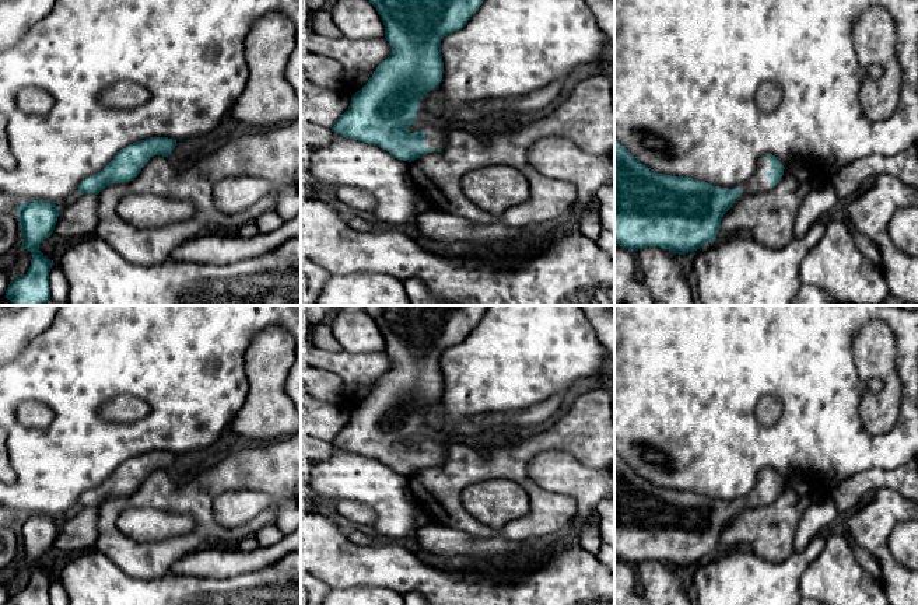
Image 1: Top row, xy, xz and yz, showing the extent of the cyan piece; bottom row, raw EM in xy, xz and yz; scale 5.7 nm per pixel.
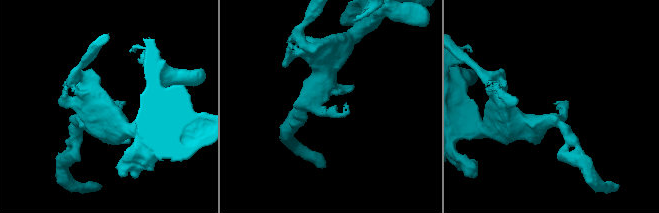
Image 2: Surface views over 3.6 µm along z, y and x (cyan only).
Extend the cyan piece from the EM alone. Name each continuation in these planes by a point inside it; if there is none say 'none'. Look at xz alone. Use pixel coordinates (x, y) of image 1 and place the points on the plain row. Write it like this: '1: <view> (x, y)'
1: xz (435, 448)

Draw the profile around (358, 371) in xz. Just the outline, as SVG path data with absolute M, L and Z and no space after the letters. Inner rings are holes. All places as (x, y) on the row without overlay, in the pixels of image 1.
M313 349L309 364L319 370L337 374L343 381L344 401L341 405L353 410L372 391L376 381L390 370L392 360L386 352L381 353L337 353Z

